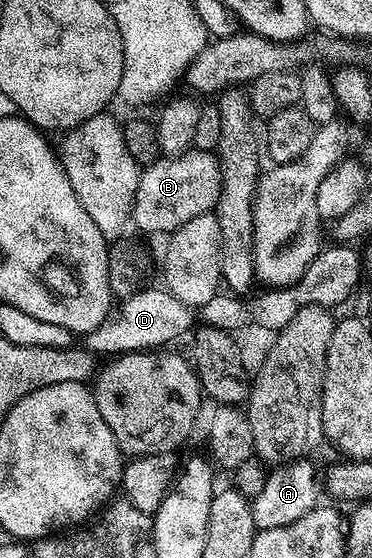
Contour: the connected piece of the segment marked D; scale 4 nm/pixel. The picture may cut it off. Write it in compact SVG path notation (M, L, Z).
M150 286L147 289L124 299L113 311L110 311L99 328L86 335L85 343L90 353L107 354L109 358L122 353L138 353L157 350L169 342L175 341L192 329L194 311L183 304L169 290Z

